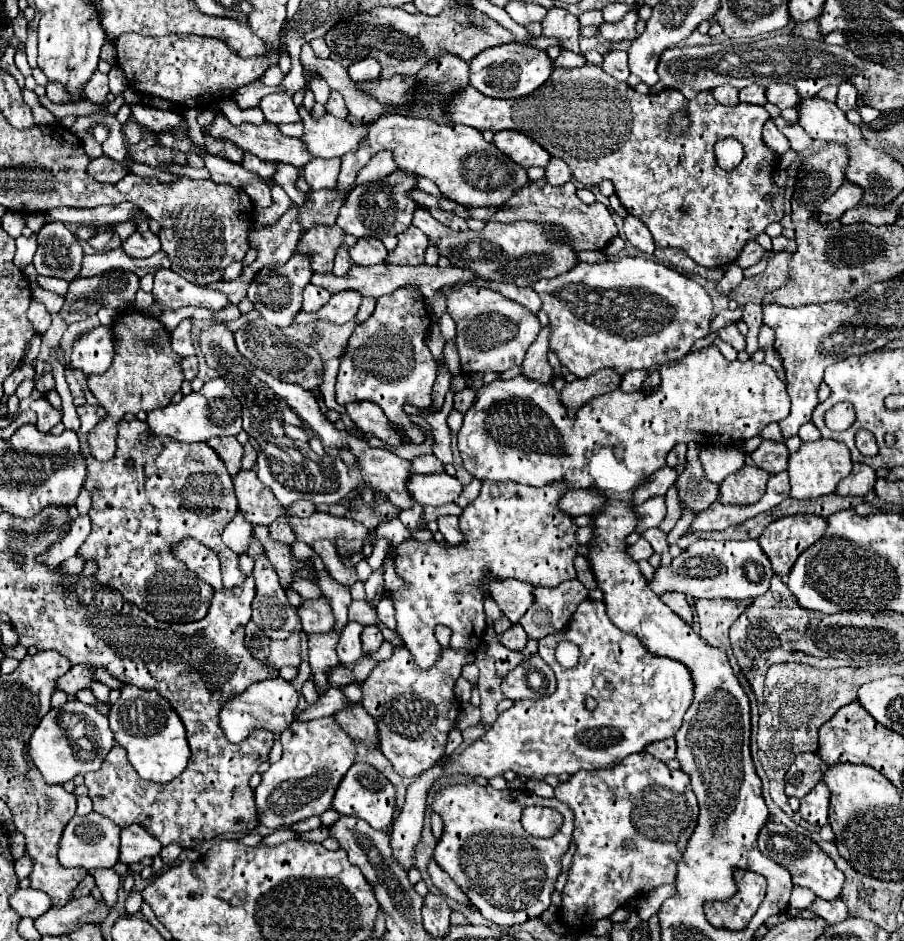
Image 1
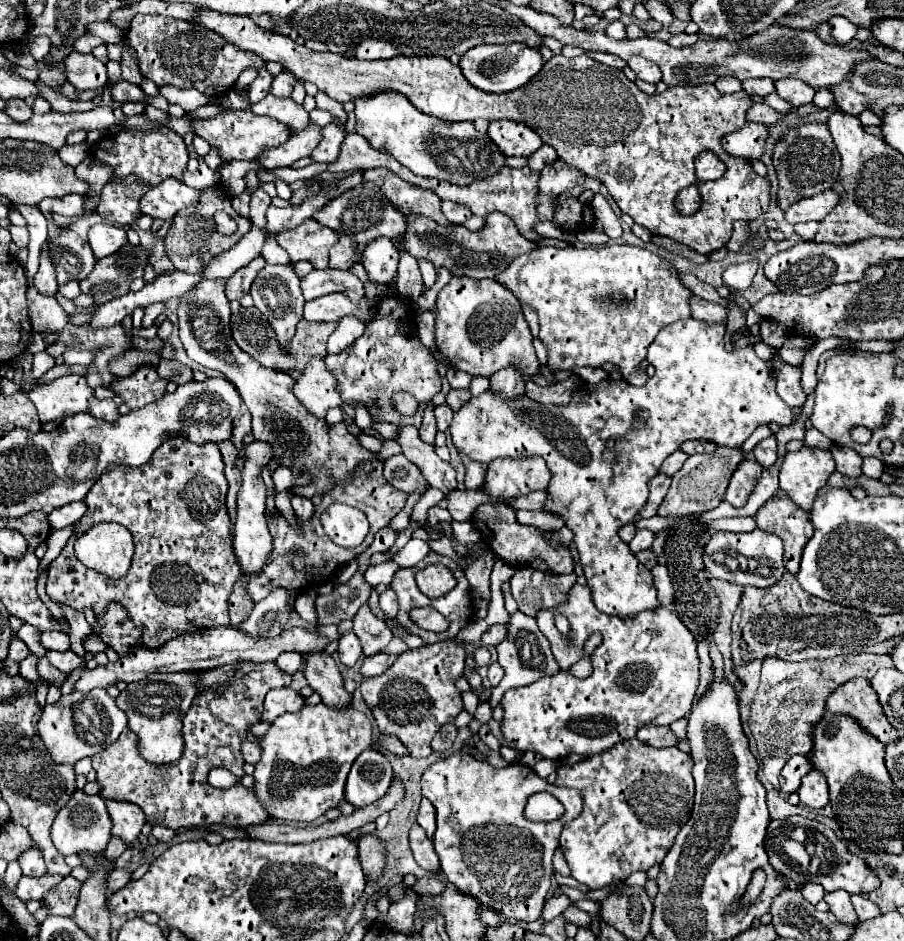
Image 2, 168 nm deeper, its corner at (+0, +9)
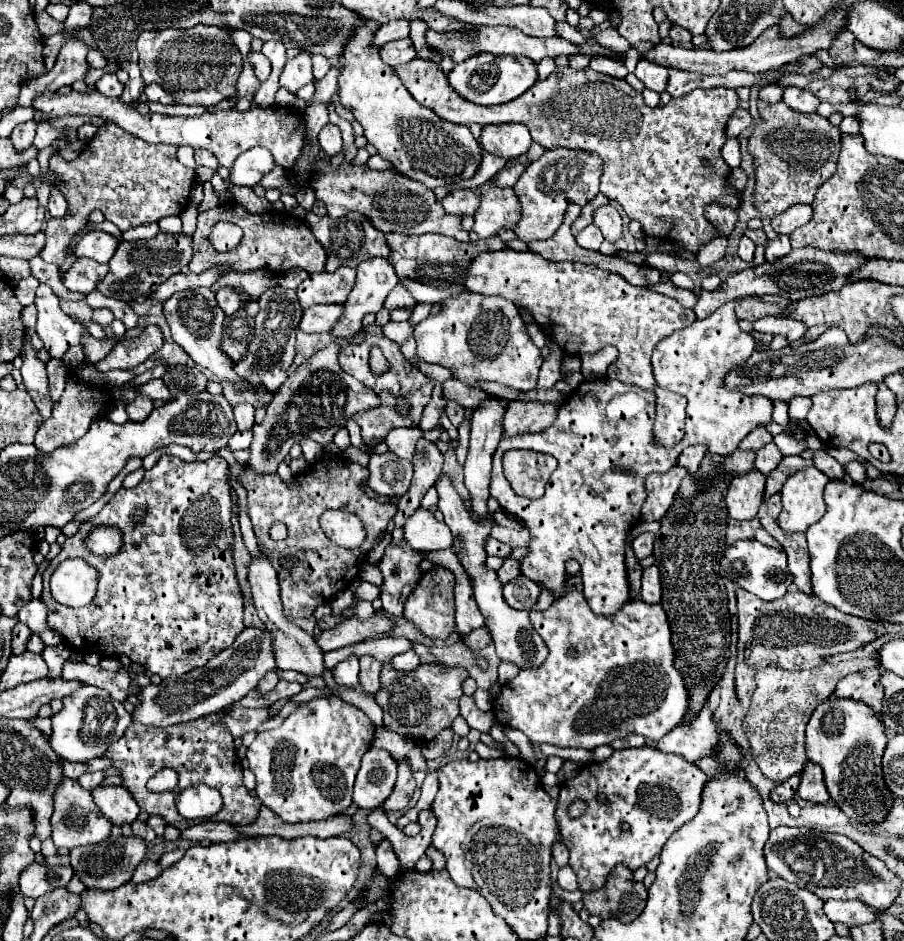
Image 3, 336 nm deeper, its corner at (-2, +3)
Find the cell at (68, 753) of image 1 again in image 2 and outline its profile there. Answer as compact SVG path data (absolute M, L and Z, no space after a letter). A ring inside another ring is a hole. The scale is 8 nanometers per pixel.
M94 688L90 692L74 690L68 696L62 696L54 704L46 704L38 720L38 734L46 744L50 756L58 764L76 764L86 756L94 756L118 740L126 728L126 714L118 710L114 700L106 694L104 688Z

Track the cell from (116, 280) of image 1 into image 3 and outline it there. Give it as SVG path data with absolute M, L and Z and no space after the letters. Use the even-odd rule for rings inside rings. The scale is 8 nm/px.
M158 232L150 240L120 242L120 246L116 248L116 254L112 256L110 272L98 284L98 290L110 298L130 302L142 294L152 294L172 274L188 270L190 260L192 260L192 234Z

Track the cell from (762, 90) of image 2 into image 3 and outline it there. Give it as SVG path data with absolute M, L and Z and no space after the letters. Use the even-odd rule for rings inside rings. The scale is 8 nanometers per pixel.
M768 84L768 86L764 86L764 88L760 90L760 100L770 102L770 104L780 102L780 100L782 100L782 92L784 92L782 86L778 86L778 84Z

